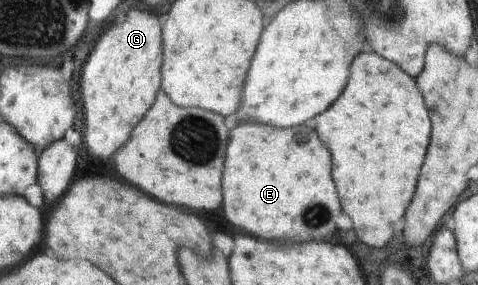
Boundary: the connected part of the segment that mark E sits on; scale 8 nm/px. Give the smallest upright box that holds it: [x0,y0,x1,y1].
[221,121,341,243]

